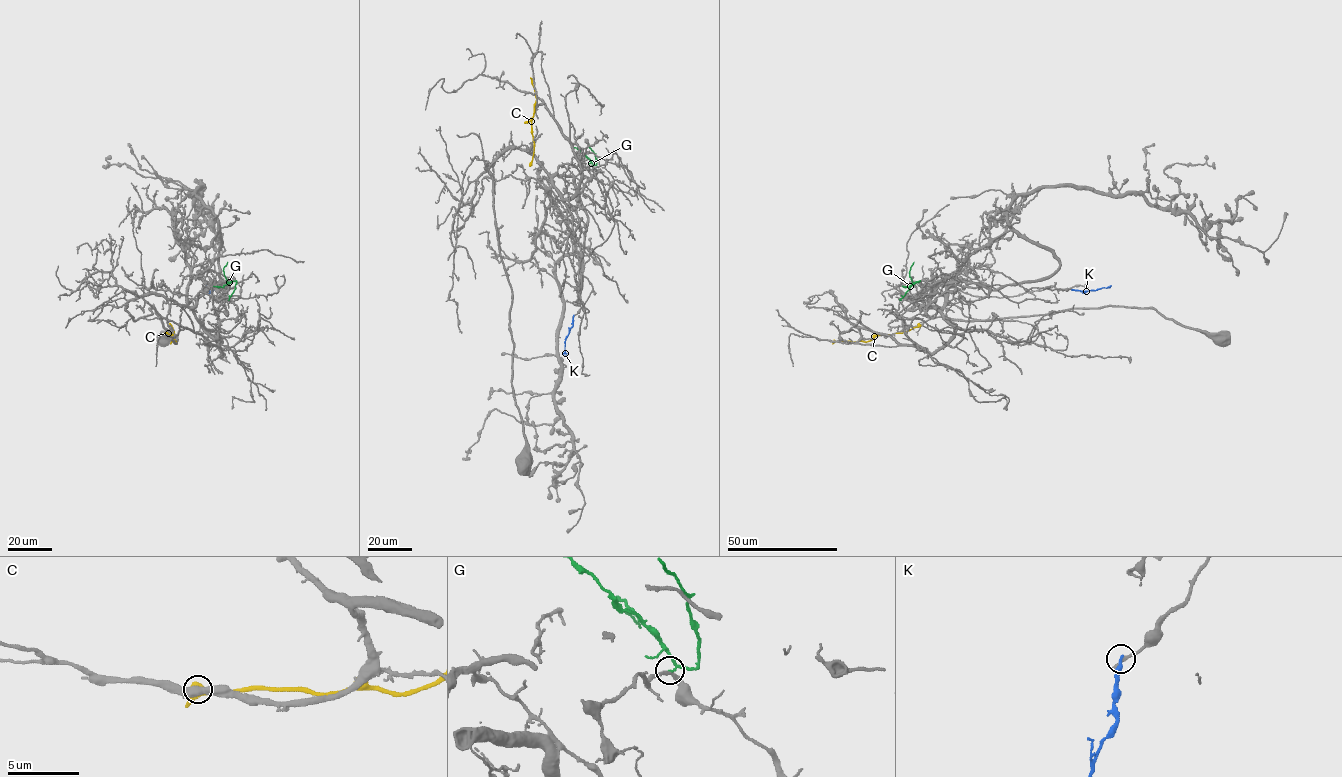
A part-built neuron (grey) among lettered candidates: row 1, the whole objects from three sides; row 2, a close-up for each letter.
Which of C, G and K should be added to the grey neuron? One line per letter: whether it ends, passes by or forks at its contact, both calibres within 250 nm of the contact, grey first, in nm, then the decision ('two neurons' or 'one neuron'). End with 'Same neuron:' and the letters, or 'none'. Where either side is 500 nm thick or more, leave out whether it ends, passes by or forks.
C: it passes by; 480 nm thick on the grey side, 480 nm on the other; two neurons
G: it passes by; 260 nm thick on the grey side, 150 nm on the other; two neurons
K: it ends there; 280 nm thick on the grey side, 320 nm on the other; two neurons
Same neuron: none

